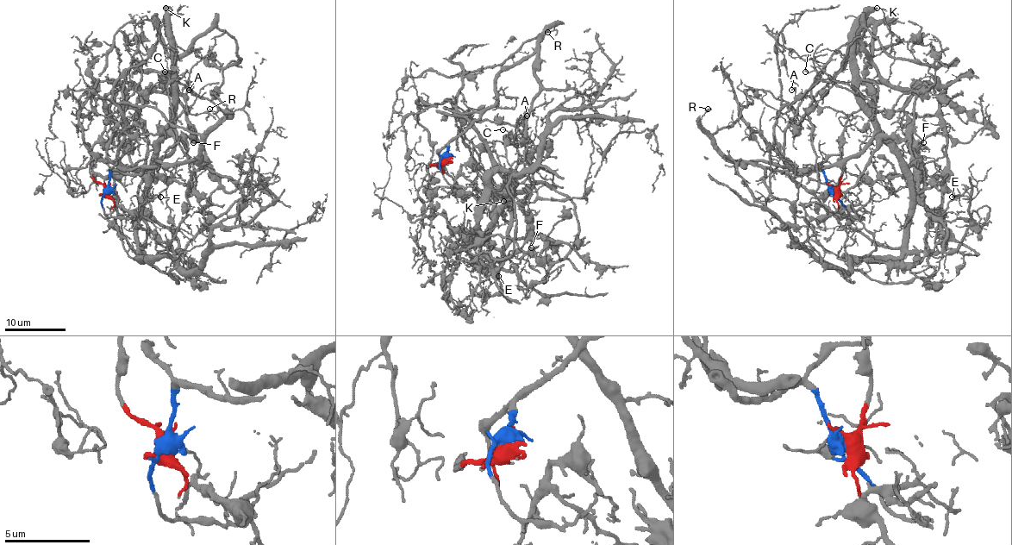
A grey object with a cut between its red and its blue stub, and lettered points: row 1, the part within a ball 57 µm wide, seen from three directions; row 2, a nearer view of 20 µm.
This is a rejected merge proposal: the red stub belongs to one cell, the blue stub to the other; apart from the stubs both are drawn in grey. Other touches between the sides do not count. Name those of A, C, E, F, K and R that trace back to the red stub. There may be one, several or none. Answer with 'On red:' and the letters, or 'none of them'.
On red: A, E, F, K

